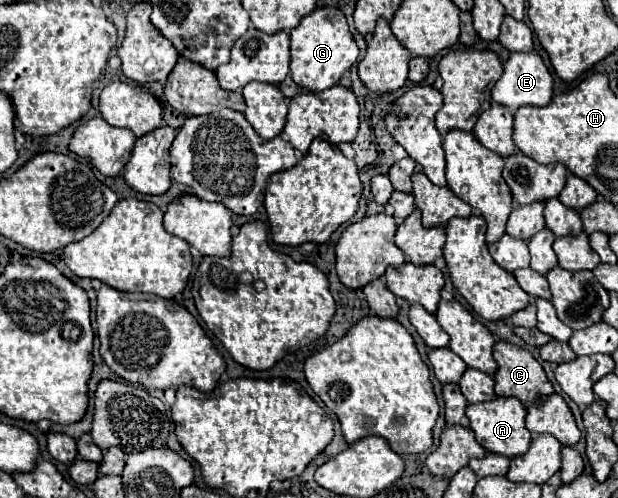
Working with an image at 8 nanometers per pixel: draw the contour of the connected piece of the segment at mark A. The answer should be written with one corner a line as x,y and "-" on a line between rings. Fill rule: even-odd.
495,397
493,401
477,403
477,405
469,403
465,413
471,421
471,429
479,441
479,445
485,451
513,459
517,455
523,455
529,449
531,433
525,427
525,407
515,397

